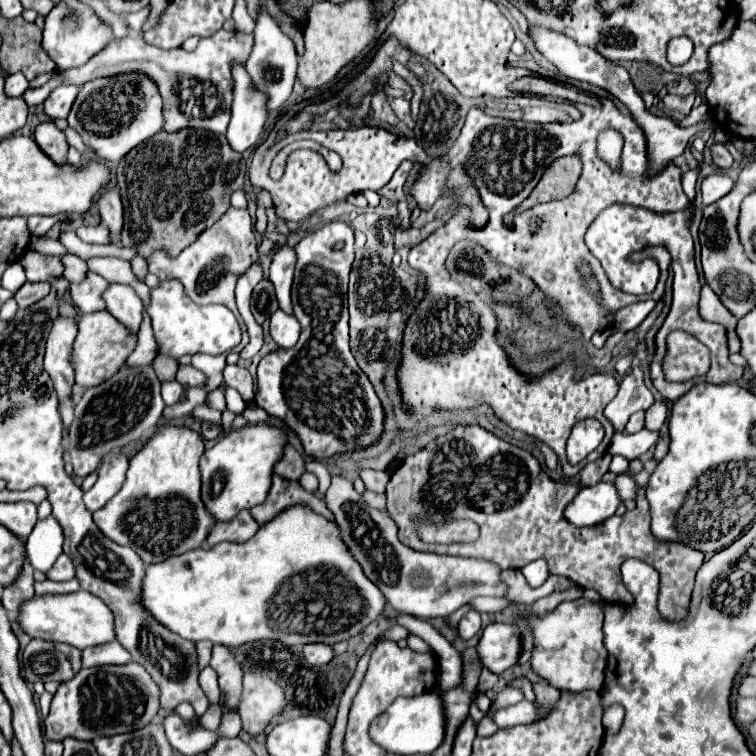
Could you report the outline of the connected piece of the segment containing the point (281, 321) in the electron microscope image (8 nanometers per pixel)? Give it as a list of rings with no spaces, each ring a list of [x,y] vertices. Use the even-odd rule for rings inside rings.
[[[276,311],[270,317],[270,335],[276,341],[278,347],[288,349],[292,345],[296,345],[298,335],[300,335],[300,323],[294,315],[288,315],[284,311]]]

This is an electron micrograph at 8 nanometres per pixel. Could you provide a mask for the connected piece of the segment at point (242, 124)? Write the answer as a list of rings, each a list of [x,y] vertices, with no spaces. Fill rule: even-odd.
[[[242,67],[232,69],[234,77],[234,103],[232,103],[232,119],[226,131],[226,139],[234,151],[246,151],[256,145],[264,123],[268,119],[268,97],[262,91],[254,91],[252,79]]]

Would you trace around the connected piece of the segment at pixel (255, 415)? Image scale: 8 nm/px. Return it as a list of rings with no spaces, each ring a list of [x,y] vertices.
[[[246,407],[246,409],[244,409],[244,417],[246,417],[248,423],[252,423],[252,425],[270,421],[270,415],[268,415],[264,409],[260,409],[260,407]]]

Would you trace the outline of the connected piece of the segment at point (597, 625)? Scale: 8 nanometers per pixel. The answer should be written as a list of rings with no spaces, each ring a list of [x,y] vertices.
[[[566,601],[556,607],[556,611],[548,613],[546,617],[528,619],[522,615],[520,623],[524,627],[532,627],[534,631],[534,653],[532,653],[532,669],[546,679],[552,687],[568,689],[568,691],[586,691],[586,689],[602,689],[604,683],[604,669],[606,669],[606,647],[604,647],[604,601]]]

